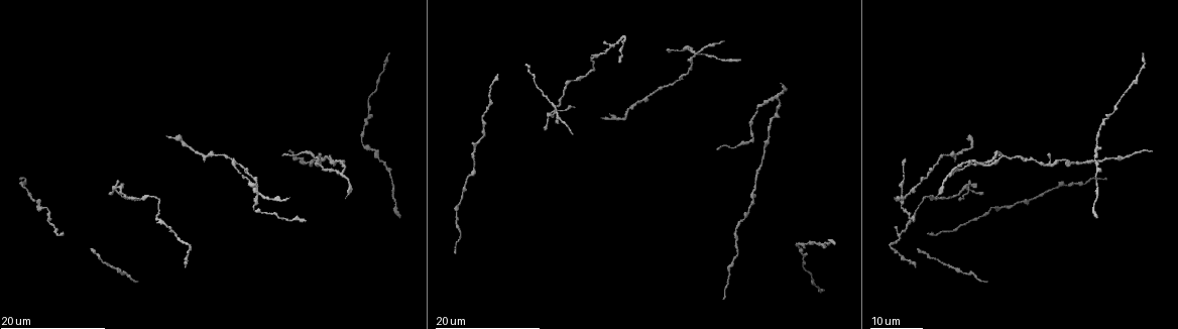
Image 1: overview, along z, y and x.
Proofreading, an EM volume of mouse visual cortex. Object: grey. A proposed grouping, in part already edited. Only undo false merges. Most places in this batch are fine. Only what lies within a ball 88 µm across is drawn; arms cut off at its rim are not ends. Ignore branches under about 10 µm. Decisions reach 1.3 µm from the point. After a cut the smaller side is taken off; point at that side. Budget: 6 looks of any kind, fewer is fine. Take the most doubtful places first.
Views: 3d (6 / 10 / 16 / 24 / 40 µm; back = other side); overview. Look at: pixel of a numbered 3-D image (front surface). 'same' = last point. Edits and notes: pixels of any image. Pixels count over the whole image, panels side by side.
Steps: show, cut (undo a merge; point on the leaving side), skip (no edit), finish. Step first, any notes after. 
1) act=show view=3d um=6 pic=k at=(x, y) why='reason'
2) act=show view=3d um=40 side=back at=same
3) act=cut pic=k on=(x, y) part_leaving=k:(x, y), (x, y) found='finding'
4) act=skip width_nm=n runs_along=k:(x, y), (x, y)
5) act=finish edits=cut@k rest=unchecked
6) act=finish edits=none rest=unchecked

act=show view=3d um=24 pic=1 at=(116, 187) why='looks like a crossing'

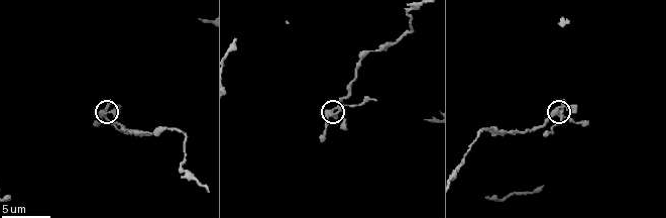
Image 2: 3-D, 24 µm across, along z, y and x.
act=show view=3d um=10 pic=2 at=(110, 111) why='closer look'

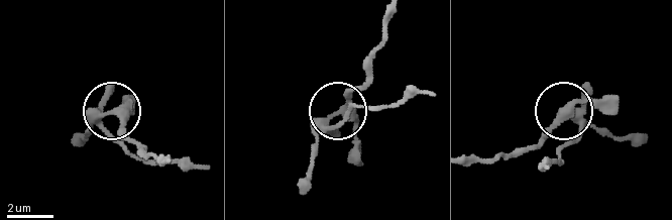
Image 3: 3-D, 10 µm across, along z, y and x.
act=skip arms=4 found='one neuron here'

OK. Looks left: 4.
act=show view=3d um=24 pic=1 at=(178, 138) why='four arms meet'

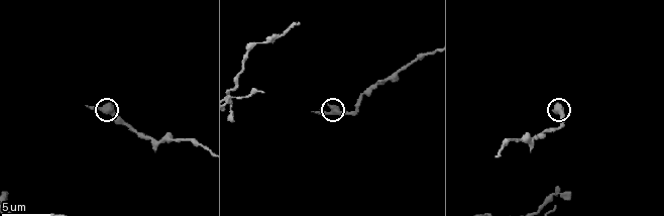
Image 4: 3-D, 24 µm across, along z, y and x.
act=show view=3d um=6 pic=4 at=(331, 113) why='closer look'

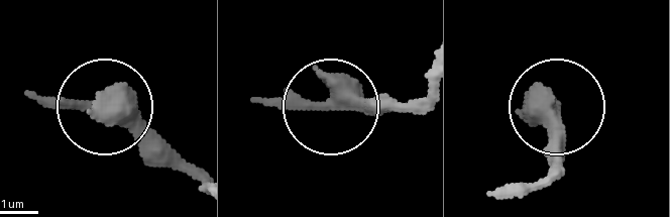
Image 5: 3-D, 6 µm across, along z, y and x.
act=skip arms=4 runs_along=5:(538, 182), (557, 158), (557, 107) found='all the same neuron'

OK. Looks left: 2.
act=show view=3d um=24 pic=1 at=(363, 144)

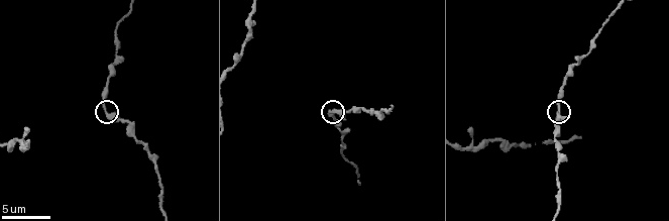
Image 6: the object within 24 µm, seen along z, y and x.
act=show view=3d um=10 pic=6 at=(336, 112) why='zoom in'

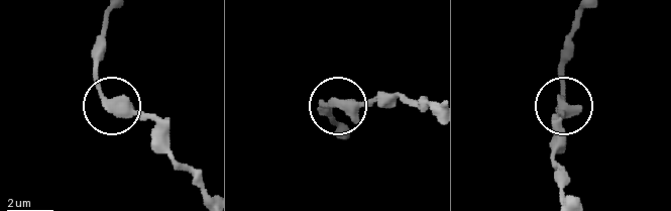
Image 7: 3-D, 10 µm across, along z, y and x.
act=skip width_nm=380 found='continuous, no second neuron'

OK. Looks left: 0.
act=finish edits=none rest=unchecked

